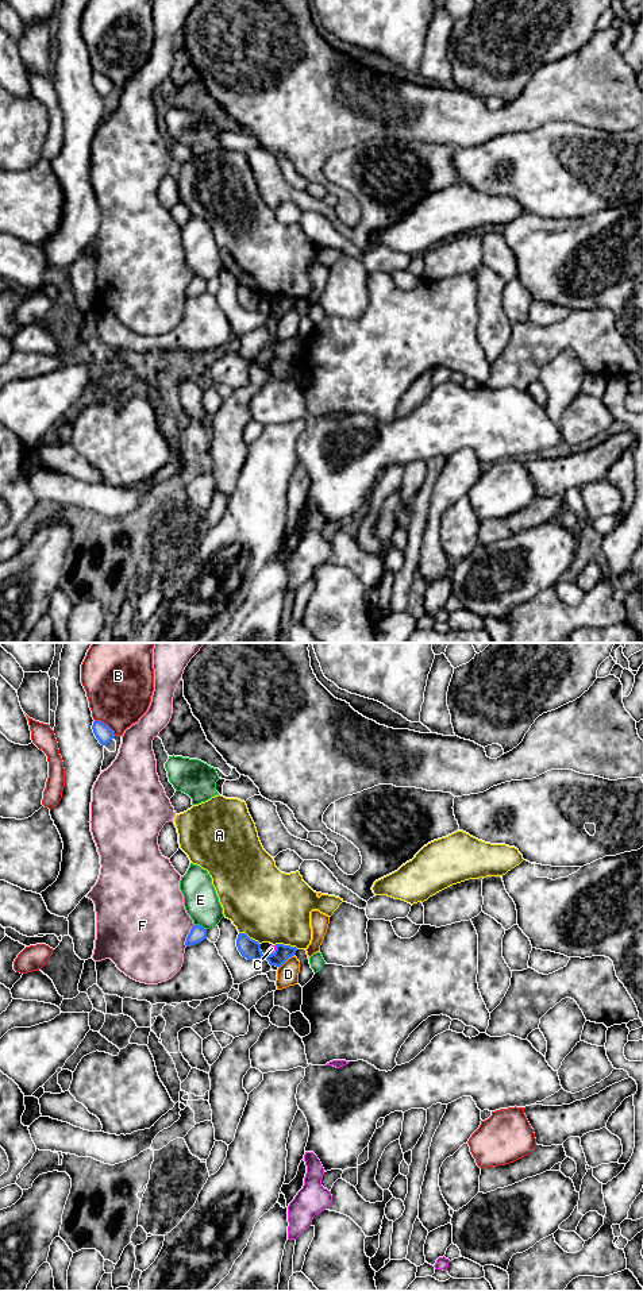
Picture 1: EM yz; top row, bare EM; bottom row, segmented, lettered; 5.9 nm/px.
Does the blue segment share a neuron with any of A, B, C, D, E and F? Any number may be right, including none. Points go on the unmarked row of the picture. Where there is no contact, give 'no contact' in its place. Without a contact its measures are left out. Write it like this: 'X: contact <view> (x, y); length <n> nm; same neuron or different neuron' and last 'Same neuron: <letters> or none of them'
A: contact yz (287, 297); length 150 nm; different neuron
B: contact yz (106, 76); length 160 nm; different neuron
C: contact yz (272, 305); length 90 nm; different neuron
D: contact yz (285, 312); length 130 nm; different neuron
E: contact yz (199, 277); length 80 nm; different neuron
F: contact yz (188, 286); length 140 nm; different neuron
Same neuron: none of them

